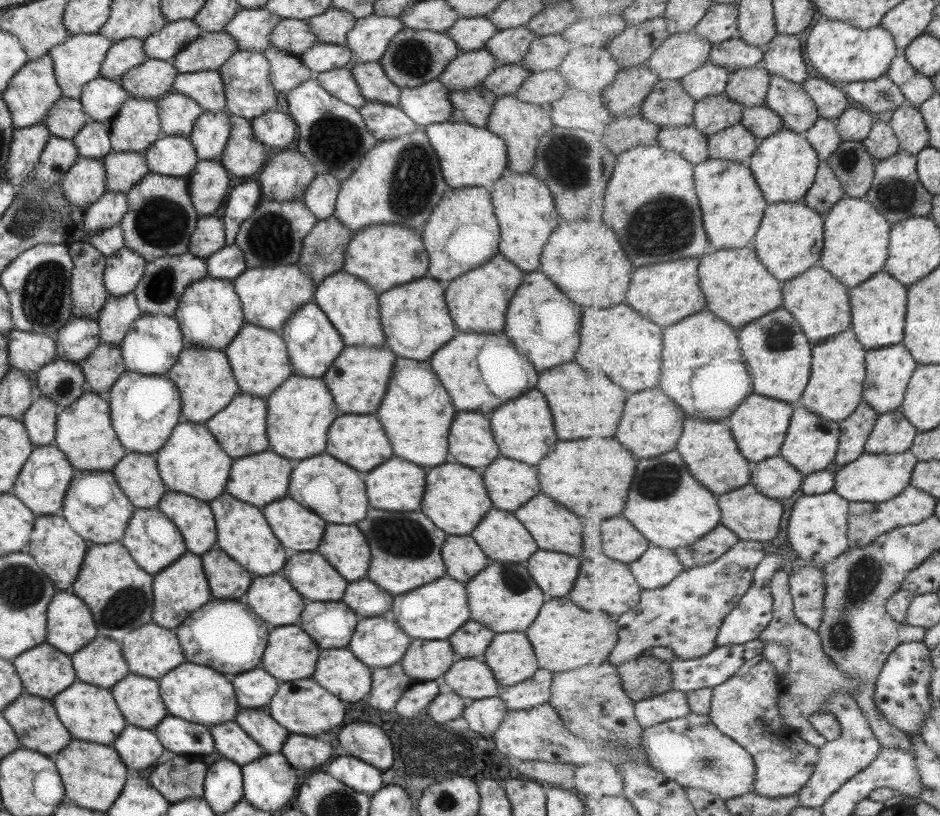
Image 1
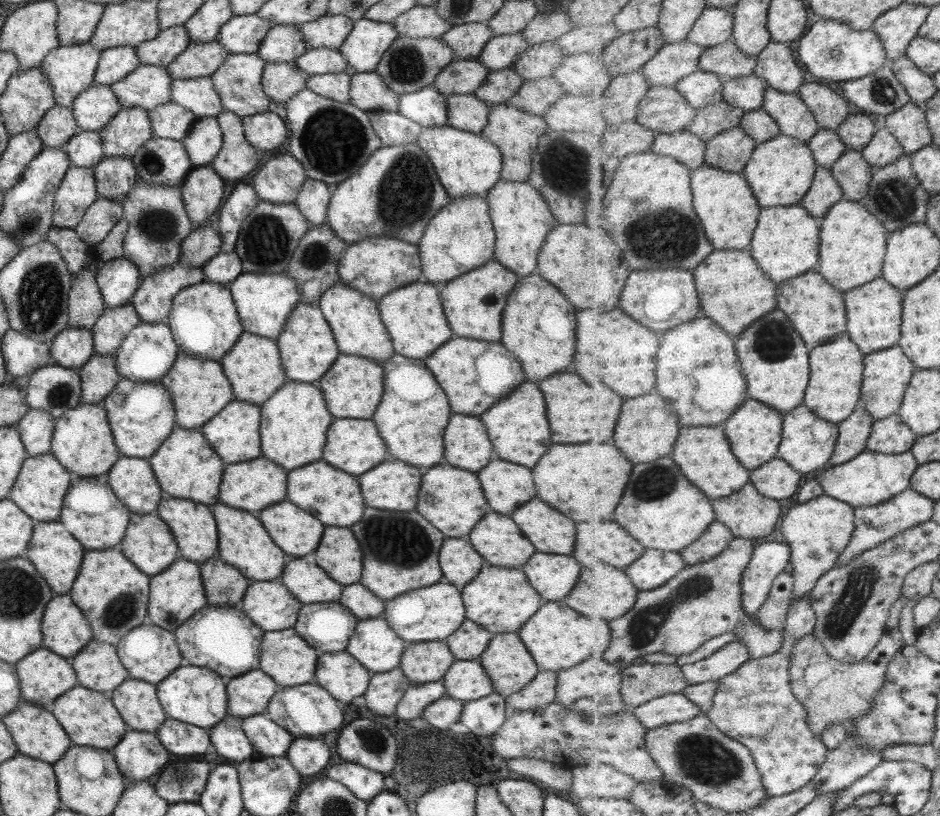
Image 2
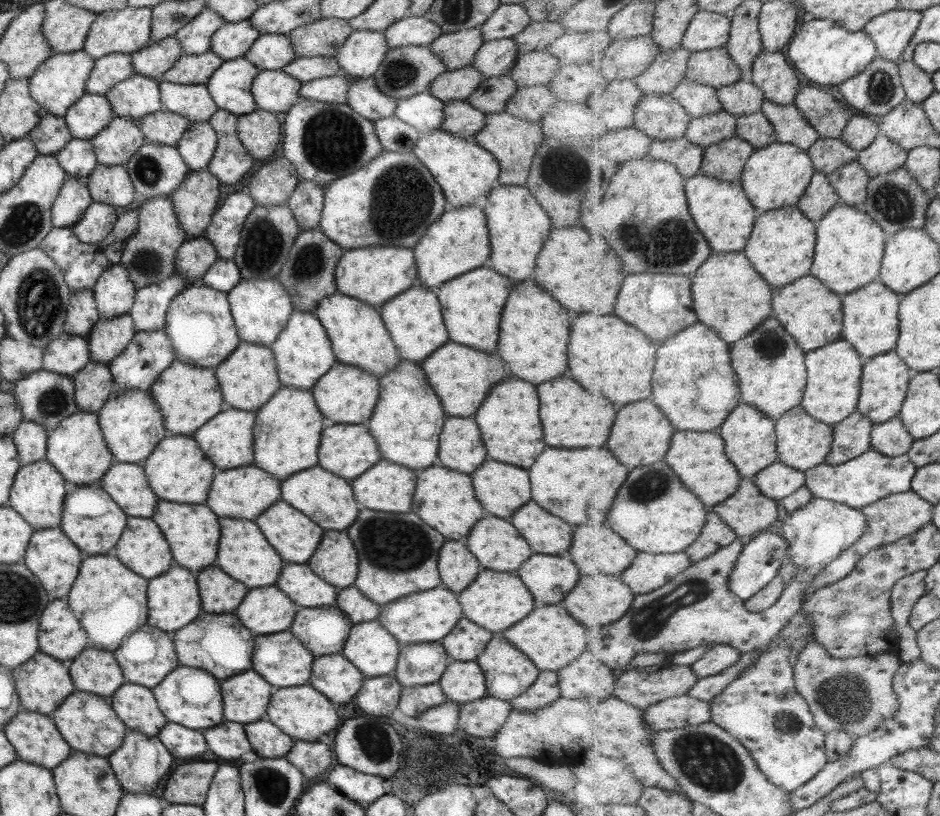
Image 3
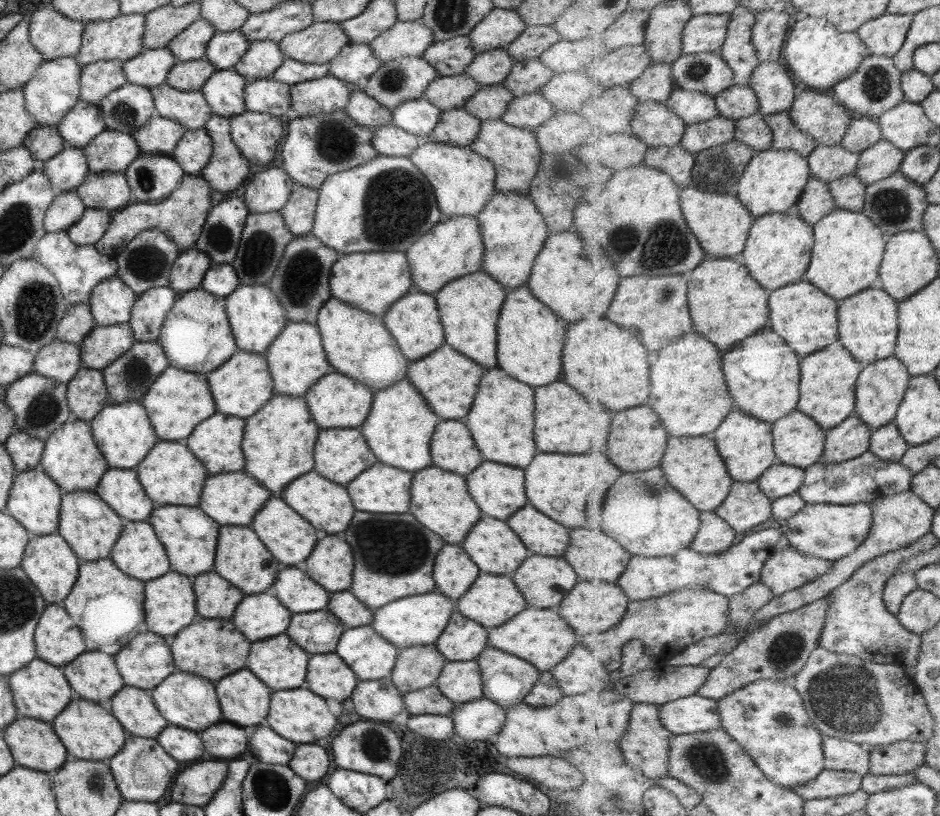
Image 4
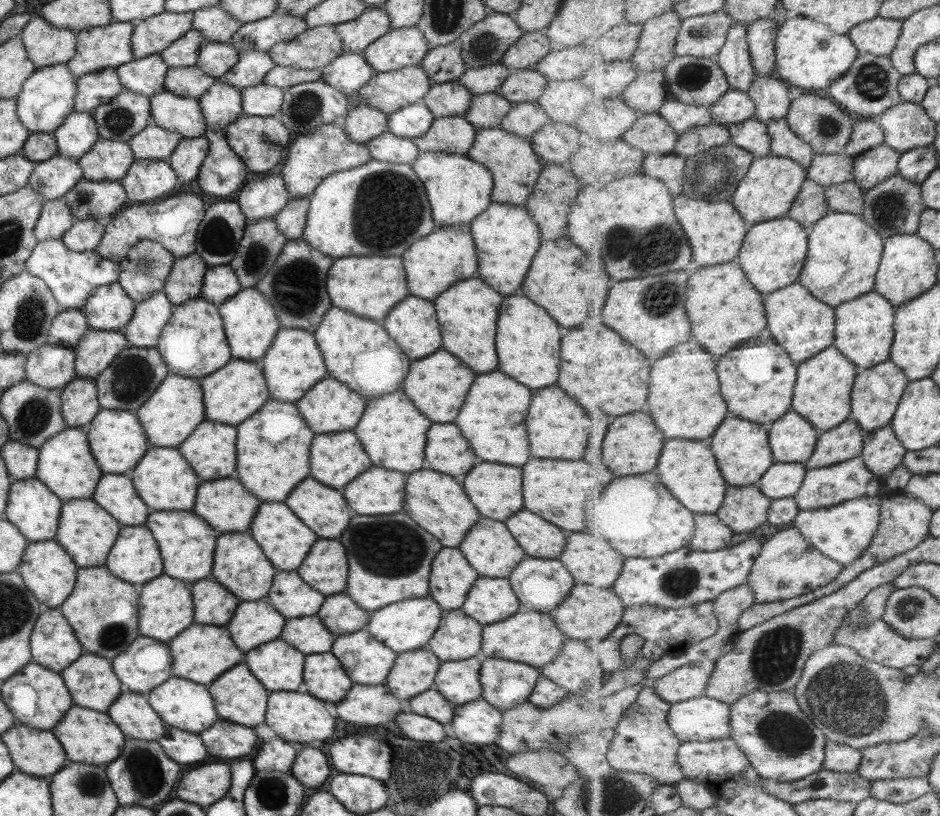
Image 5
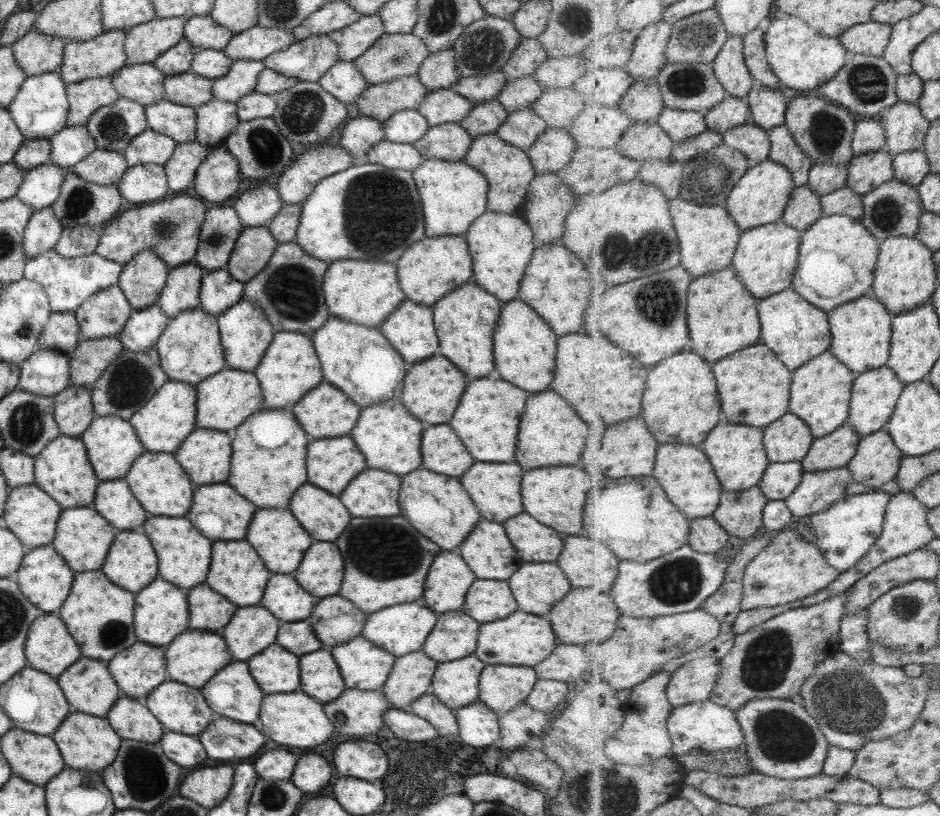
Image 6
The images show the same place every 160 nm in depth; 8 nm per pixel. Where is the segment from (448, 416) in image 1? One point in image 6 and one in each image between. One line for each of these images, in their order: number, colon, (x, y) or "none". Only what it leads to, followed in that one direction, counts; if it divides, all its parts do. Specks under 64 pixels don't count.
2: (402, 378)
3: (407, 418)
4: (397, 429)
5: (392, 433)
6: (387, 436)

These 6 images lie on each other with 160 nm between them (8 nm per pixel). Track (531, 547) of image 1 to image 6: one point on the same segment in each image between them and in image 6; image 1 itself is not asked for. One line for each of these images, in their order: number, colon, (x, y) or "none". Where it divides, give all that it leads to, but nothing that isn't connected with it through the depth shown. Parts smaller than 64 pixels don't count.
2: (496, 539)
3: (495, 544)
4: (494, 549)
5: (488, 548)
6: (488, 554)

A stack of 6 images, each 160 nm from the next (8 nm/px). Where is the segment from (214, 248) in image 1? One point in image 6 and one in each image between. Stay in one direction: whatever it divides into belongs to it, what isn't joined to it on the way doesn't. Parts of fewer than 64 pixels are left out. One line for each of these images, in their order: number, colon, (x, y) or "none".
2: (203, 243)
3: (193, 257)
4: (187, 270)
5: (183, 282)
6: (180, 292)

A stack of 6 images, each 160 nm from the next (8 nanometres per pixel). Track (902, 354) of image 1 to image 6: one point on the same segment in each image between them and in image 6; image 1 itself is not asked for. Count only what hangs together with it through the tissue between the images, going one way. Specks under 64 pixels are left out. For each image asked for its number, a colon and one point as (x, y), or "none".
2: (888, 373)
3: (886, 381)
4: (882, 386)
5: (878, 390)
6: (876, 393)

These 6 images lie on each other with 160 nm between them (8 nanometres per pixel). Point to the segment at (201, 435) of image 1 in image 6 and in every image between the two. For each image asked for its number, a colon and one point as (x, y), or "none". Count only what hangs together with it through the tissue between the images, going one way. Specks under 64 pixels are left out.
2: (184, 466)
3: (176, 470)
4: (170, 474)
5: (163, 480)
6: (156, 480)

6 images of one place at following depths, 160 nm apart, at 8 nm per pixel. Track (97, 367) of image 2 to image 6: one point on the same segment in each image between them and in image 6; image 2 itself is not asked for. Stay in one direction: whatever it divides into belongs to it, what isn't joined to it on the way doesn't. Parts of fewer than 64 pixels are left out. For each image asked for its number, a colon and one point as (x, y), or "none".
3: (92, 384)
4: (85, 394)
5: (79, 404)
6: (72, 409)

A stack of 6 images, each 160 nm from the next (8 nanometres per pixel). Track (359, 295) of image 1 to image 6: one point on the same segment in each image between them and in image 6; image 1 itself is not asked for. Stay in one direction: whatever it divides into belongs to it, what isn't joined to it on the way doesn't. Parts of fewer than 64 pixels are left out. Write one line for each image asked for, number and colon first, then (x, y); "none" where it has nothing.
2: (354, 319)
3: (356, 332)
4: (356, 344)
5: (357, 352)
6: (357, 360)

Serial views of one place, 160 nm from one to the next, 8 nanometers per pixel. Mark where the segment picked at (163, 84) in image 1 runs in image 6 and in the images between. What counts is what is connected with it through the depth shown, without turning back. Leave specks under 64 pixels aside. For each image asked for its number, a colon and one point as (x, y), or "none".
2: (148, 86)
3: (138, 96)
4: (124, 110)
5: (124, 116)
6: (112, 127)

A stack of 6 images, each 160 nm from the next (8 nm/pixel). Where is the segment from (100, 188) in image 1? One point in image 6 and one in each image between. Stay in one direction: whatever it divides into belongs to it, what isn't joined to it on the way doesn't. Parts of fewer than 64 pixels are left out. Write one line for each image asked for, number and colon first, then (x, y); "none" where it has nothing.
2: (77, 191)
3: (73, 198)
4: (65, 209)
5: (54, 219)
6: (40, 234)

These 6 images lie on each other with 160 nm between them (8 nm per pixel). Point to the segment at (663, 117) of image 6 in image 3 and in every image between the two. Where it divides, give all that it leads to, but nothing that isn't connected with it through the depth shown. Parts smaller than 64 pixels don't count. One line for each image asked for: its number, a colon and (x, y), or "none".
3: (700, 100)
4: (696, 107)
5: (683, 117)

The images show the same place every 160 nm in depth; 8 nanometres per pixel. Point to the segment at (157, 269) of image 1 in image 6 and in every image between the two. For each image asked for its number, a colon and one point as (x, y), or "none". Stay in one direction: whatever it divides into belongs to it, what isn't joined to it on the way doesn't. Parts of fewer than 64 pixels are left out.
2: (152, 300)
3: (150, 303)
4: (147, 314)
5: (149, 316)
6: (142, 329)

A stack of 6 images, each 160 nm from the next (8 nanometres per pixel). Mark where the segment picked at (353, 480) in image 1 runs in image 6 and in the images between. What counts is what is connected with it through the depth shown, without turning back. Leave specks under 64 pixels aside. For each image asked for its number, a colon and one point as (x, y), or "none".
2: (332, 497)
3: (327, 500)
4: (324, 504)
5: (323, 511)
6: (323, 517)

